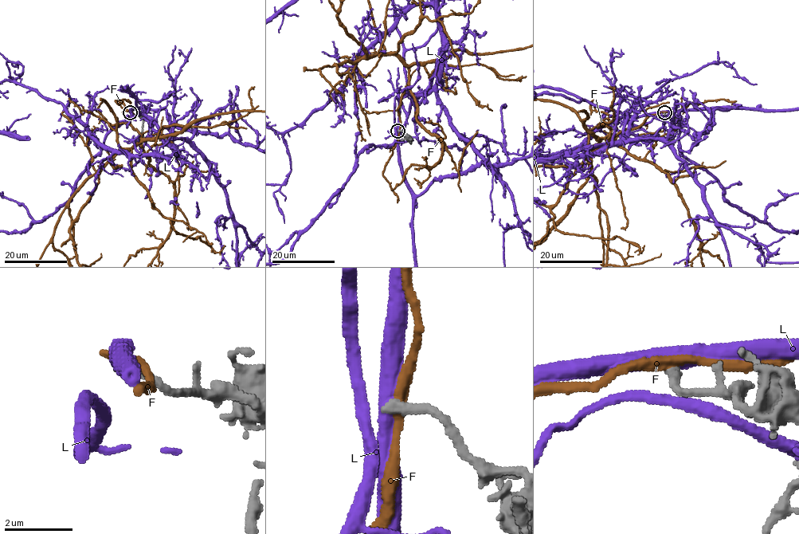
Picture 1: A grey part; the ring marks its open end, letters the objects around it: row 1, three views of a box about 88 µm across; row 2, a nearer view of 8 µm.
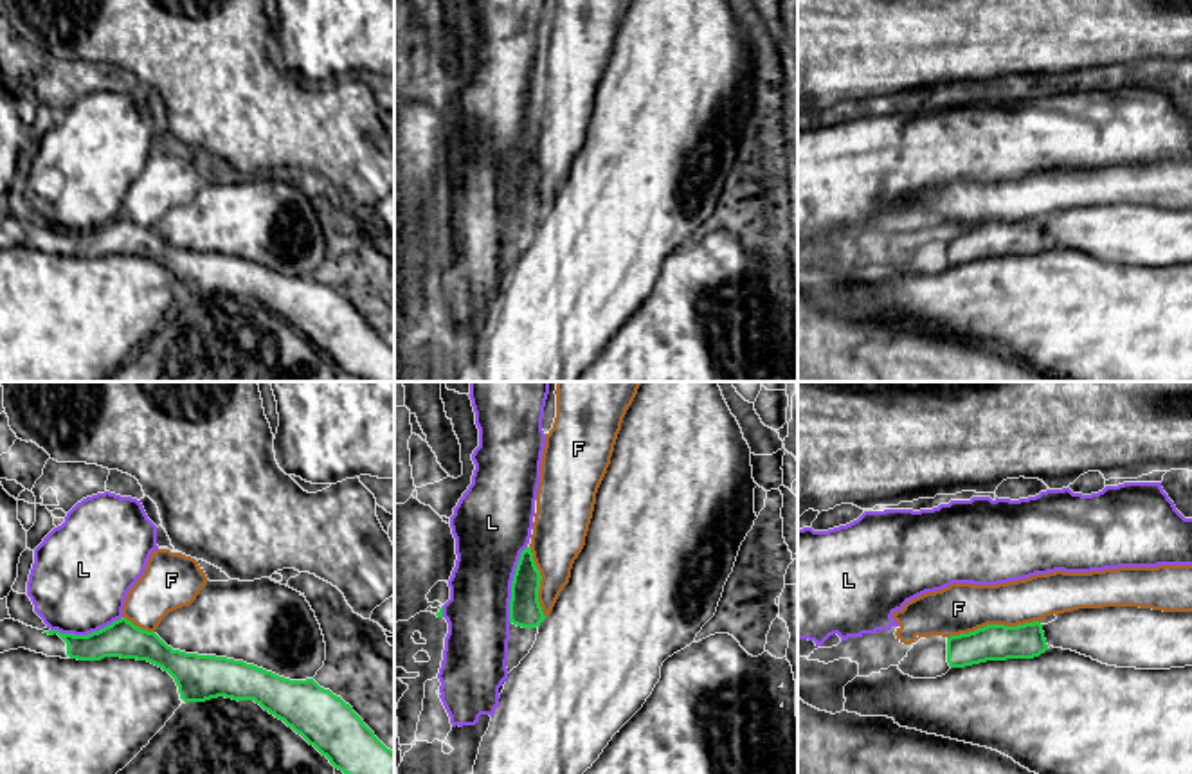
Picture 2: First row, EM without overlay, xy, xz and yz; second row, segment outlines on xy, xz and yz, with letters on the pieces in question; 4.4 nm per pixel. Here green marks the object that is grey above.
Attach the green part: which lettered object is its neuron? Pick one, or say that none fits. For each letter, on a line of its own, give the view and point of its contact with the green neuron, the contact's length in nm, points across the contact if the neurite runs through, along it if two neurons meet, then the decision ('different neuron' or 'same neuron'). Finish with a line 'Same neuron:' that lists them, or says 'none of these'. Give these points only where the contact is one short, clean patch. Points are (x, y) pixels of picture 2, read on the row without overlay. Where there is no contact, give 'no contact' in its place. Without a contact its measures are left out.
F: contact yz (993, 222); length 420 nm; border yz (1039, 218), (984, 222), (948, 234); different neuron
L: contact xz (512, 182); length 360 nm; different neuron
Same neuron: none of these

